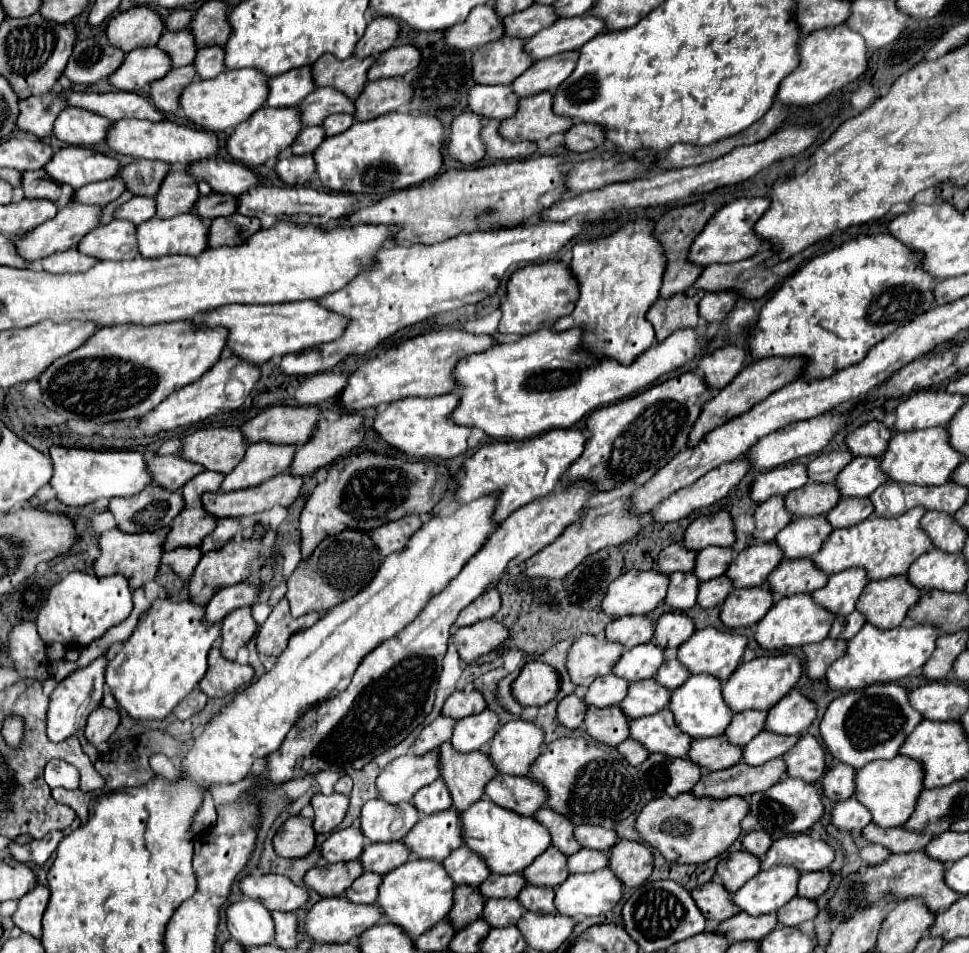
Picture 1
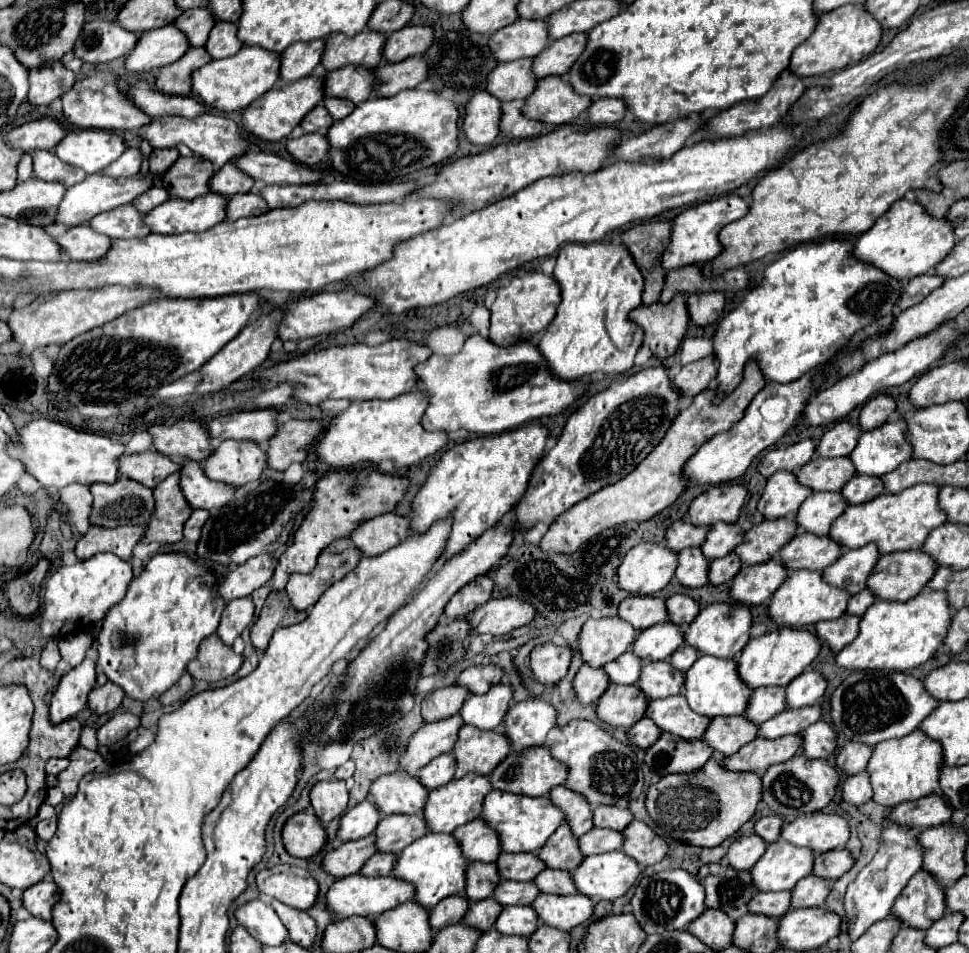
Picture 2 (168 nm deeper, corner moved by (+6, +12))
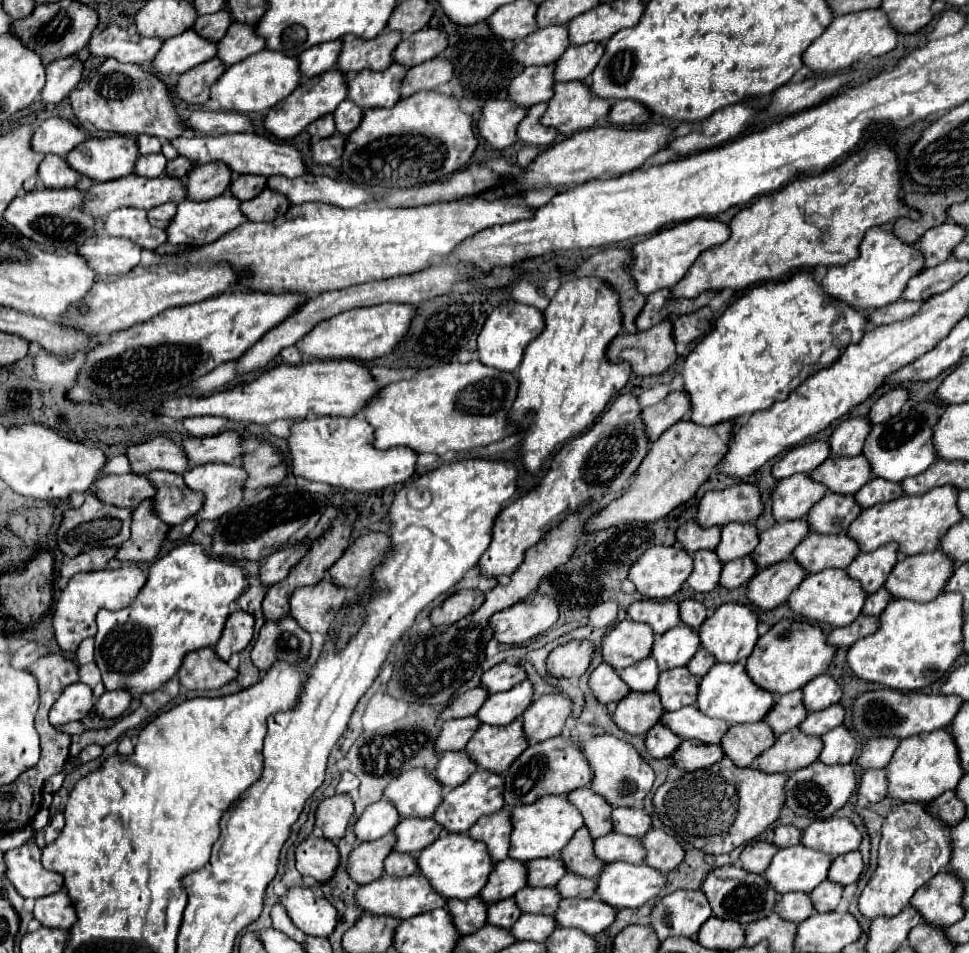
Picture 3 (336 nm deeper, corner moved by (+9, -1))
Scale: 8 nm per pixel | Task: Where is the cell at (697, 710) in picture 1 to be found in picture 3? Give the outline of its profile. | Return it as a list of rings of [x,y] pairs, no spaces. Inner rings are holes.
[[[718,662],[714,670],[710,670],[710,674],[706,674],[700,680],[700,692],[696,704],[710,718],[720,718],[730,724],[742,724],[742,722],[760,722],[765,719],[770,708],[774,706],[774,700],[776,696],[772,692],[766,692],[748,678],[748,672],[742,662],[734,662],[734,664]]]

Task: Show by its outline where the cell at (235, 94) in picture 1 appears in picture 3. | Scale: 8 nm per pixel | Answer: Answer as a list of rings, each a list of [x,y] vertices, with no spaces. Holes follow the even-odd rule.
[[[262,50],[242,62],[230,66],[220,80],[212,86],[212,98],[220,102],[226,112],[266,112],[286,96],[290,96],[300,84],[300,62],[294,56],[286,56],[274,50]]]

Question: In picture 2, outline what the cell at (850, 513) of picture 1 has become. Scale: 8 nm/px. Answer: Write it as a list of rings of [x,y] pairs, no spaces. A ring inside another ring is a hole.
[[[855,475],[841,489],[841,495],[849,505],[859,505],[865,501],[871,501],[873,497],[877,497],[881,493],[885,493],[885,489],[883,489],[879,477],[861,477],[861,475]]]

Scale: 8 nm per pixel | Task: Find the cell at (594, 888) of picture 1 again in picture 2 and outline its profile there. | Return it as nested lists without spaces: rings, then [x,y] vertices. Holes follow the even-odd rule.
[[[611,851],[585,857],[581,865],[571,871],[571,879],[577,893],[601,901],[625,895],[627,889],[635,885],[639,873],[641,867],[637,861],[627,857],[623,851]]]

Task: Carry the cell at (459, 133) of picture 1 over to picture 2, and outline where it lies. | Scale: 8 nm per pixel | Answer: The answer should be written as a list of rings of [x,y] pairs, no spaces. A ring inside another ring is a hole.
[[[479,91],[467,101],[465,109],[463,133],[467,141],[473,145],[491,145],[499,135],[501,101],[485,91]]]

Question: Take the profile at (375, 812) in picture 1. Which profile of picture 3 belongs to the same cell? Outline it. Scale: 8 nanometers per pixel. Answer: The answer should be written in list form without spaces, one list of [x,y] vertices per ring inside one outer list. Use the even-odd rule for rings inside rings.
[[[414,768],[398,776],[384,790],[384,796],[398,806],[400,816],[430,818],[442,802],[444,786],[428,770]]]

